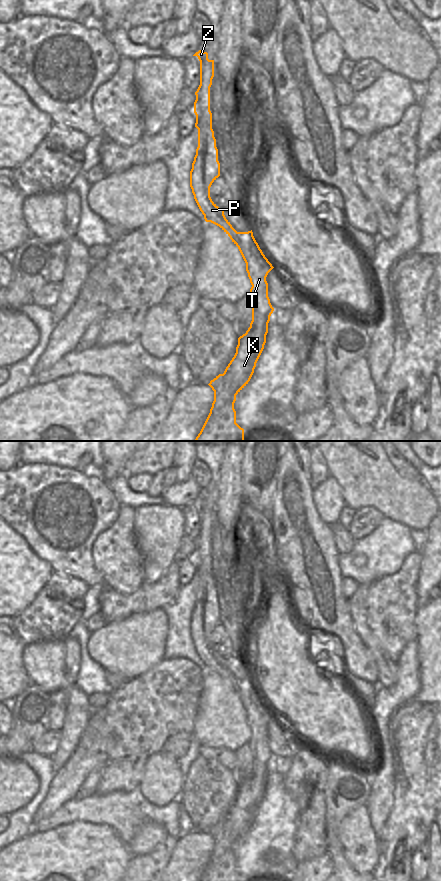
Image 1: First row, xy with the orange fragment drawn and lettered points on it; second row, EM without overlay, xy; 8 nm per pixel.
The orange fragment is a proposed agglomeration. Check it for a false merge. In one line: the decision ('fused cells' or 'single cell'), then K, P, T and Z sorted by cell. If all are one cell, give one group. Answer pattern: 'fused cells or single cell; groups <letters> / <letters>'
single cell; groups K P T Z

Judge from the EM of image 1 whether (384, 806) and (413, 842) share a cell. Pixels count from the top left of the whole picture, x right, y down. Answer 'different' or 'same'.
different

